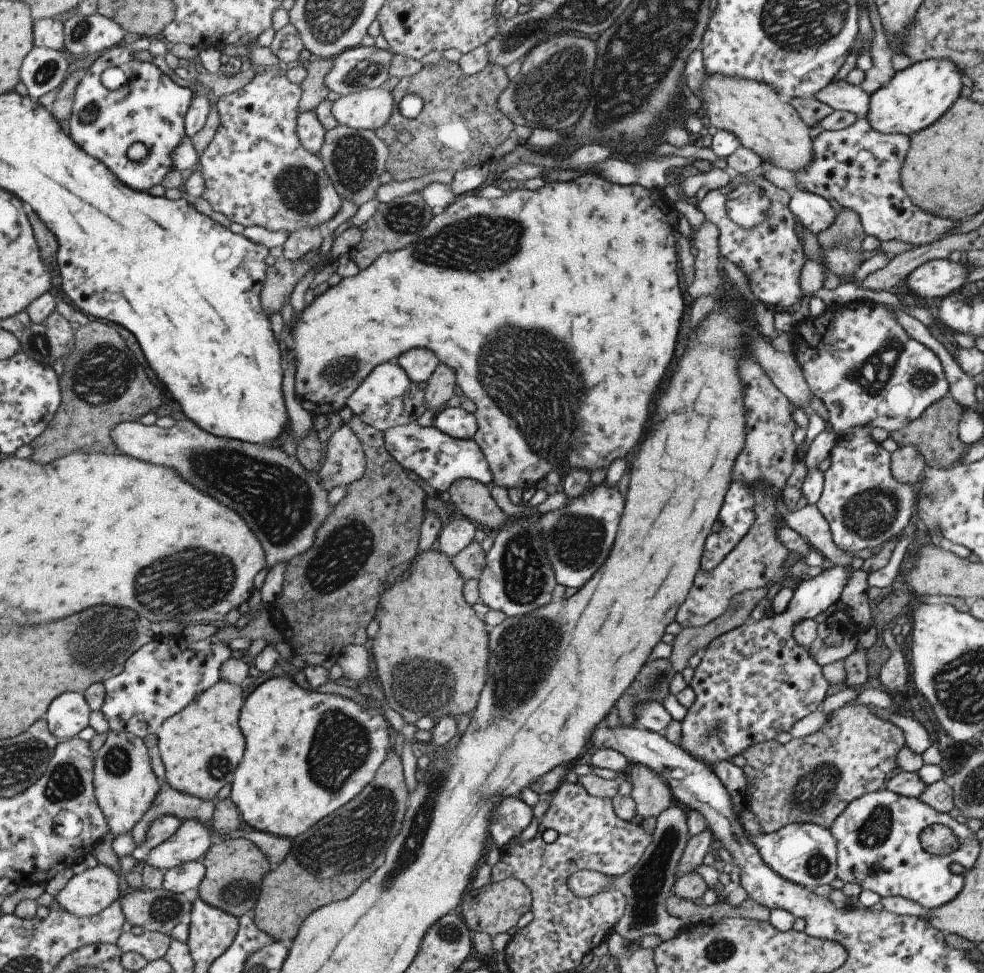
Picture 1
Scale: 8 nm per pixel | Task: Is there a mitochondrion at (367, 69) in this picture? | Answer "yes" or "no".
yes

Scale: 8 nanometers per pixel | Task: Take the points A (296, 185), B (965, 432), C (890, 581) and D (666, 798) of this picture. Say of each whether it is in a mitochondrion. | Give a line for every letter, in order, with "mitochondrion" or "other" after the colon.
A: mitochondrion
B: other
C: other
D: other

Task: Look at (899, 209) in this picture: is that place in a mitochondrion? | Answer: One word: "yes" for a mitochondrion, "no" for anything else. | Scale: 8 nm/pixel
no

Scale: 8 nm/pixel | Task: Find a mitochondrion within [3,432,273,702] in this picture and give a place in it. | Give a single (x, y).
(210, 576)

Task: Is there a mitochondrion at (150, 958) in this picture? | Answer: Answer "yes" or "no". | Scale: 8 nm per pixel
no

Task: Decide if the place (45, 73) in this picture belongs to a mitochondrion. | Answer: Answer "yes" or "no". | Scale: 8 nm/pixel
yes

